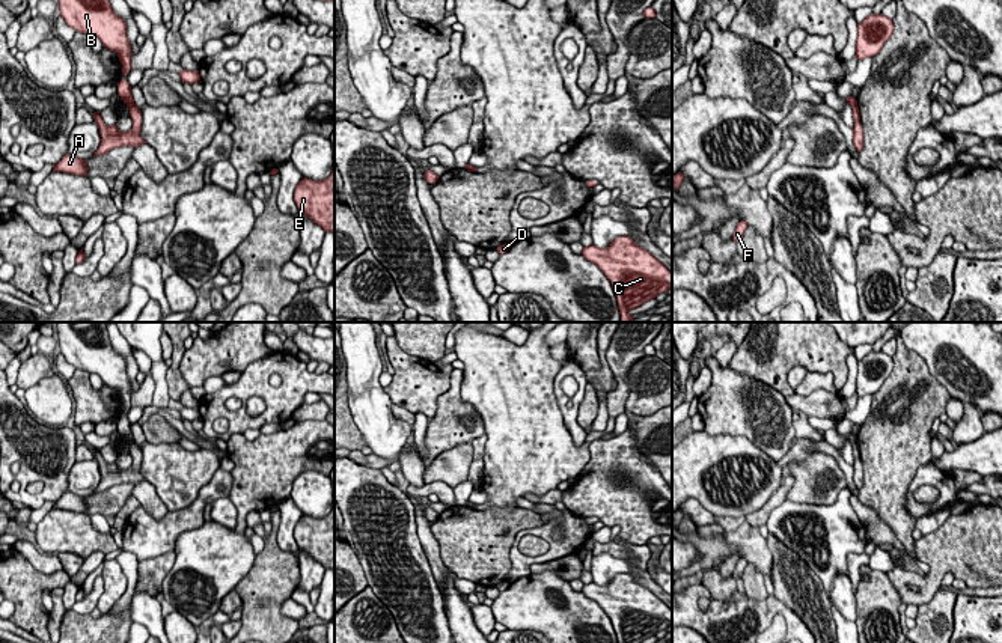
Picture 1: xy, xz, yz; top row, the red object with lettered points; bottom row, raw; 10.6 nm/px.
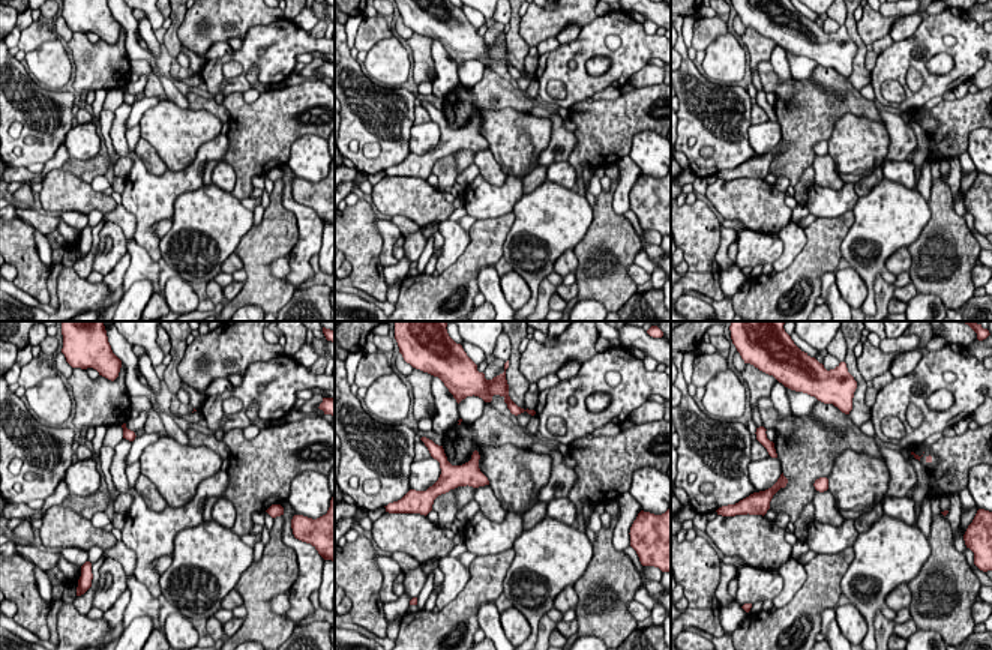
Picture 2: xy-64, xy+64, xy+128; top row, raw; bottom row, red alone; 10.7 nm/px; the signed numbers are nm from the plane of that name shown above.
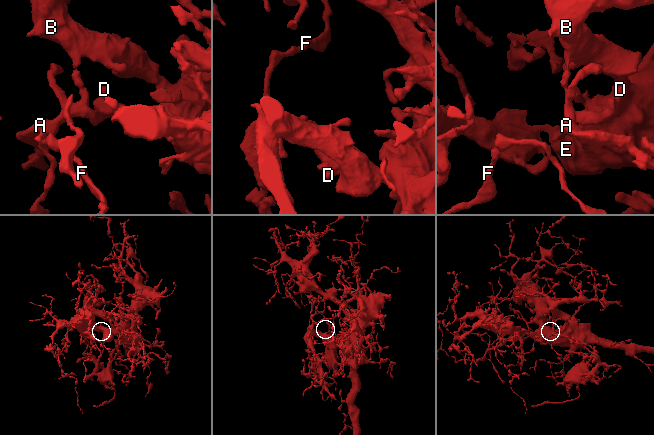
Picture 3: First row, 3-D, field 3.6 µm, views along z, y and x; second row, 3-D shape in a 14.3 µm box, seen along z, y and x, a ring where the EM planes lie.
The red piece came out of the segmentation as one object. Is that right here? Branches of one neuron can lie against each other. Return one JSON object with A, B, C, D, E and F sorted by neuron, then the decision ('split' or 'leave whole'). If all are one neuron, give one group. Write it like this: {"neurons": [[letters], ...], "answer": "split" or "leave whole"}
{"neurons": [["A", "D"], ["B", "C", "E", "F"]], "answer": "split"}

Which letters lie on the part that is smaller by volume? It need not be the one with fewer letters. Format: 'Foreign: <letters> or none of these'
Foreign: A, D

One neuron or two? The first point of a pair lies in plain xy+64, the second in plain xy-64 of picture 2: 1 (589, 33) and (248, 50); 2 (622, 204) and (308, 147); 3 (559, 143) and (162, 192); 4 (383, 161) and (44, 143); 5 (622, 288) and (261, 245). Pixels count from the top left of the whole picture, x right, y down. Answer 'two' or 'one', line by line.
1: one
2: two
3: one
4: one
5: one

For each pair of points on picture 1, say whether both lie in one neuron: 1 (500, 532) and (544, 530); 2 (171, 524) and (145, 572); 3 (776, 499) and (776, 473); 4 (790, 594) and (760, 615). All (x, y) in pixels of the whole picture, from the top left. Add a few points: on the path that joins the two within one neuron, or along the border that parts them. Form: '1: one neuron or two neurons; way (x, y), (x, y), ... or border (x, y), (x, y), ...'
1: two neurons; border (544, 523), (517, 533), (510, 551), (510, 566)
2: two neurons; border (174, 550), (139, 562)
3: two neurons; border (784, 473), (781, 487), (758, 509), (749, 512)
4: two neurons; border (773, 595), (805, 624)

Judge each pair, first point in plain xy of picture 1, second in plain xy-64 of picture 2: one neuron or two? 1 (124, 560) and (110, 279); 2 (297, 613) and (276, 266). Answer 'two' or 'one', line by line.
1: one
2: one

